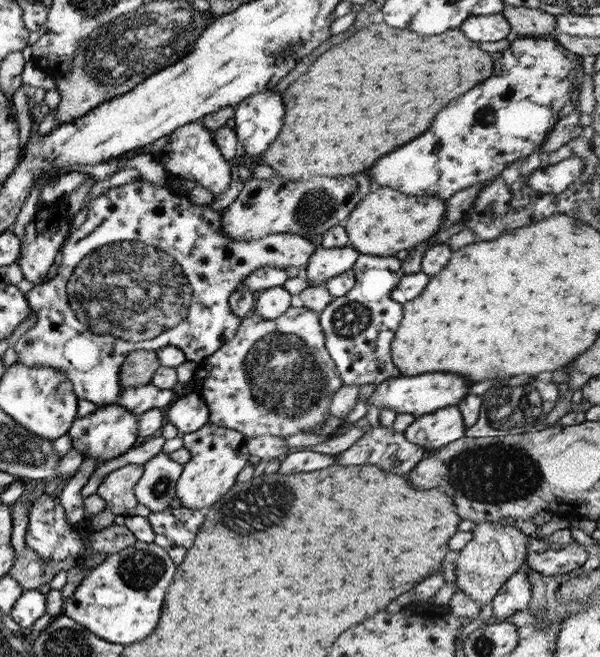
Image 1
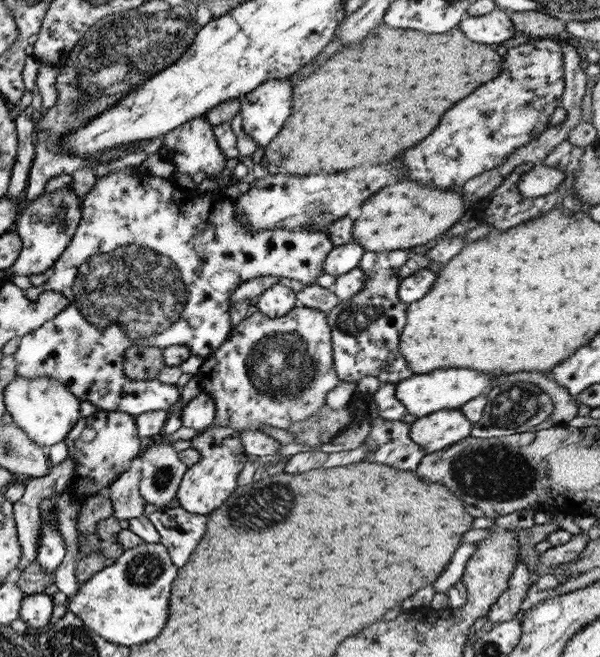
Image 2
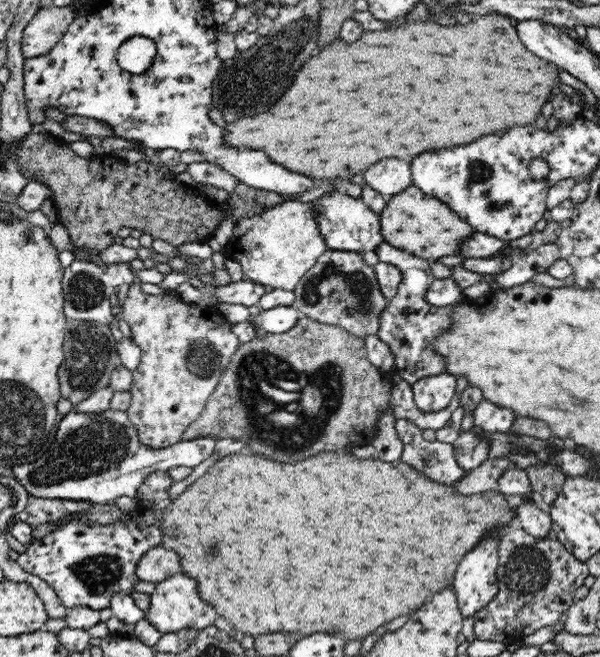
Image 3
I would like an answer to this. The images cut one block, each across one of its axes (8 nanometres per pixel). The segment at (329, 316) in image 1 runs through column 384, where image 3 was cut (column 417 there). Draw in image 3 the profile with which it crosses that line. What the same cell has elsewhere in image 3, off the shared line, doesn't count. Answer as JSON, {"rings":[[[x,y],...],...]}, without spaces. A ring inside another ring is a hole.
{"rings":[[[386,242],[373,251],[378,256],[379,262],[397,266],[402,273],[402,282],[398,284],[396,296],[387,299],[386,306],[380,313],[377,332],[377,337],[390,347],[397,376],[413,385],[421,378],[444,373],[445,358],[433,351],[433,340],[450,326],[451,316],[448,318],[448,314],[432,314],[440,312],[440,308],[434,308],[424,297],[435,279],[431,271],[431,264],[434,261],[393,248]]]}

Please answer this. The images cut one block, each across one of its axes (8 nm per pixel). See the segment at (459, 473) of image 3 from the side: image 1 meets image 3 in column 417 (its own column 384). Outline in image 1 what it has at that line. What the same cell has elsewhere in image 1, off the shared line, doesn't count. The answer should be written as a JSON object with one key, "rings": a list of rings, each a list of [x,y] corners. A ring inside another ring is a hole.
{"rings":[[[378,425],[364,433],[351,448],[337,456],[337,465],[376,464],[382,470],[406,474],[423,460],[423,447],[408,442],[403,432]]]}

